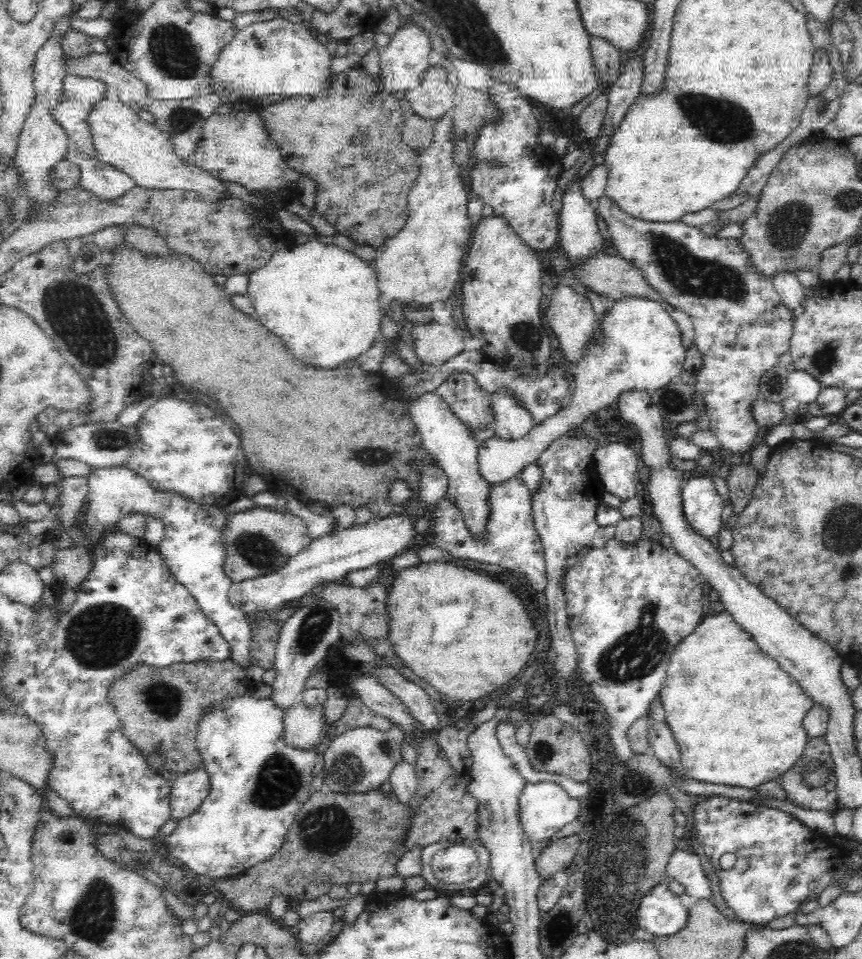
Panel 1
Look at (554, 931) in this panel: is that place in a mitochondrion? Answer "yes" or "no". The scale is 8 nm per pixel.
yes

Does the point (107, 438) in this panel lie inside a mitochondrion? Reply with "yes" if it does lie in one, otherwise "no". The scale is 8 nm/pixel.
yes

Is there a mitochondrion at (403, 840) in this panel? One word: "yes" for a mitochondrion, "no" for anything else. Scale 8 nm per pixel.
no

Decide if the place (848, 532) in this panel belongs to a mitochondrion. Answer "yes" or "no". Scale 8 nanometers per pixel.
yes

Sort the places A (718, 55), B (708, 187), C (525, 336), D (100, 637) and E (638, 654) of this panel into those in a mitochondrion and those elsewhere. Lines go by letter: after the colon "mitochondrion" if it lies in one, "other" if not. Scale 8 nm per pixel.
A: other
B: other
C: mitochondrion
D: mitochondrion
E: mitochondrion

